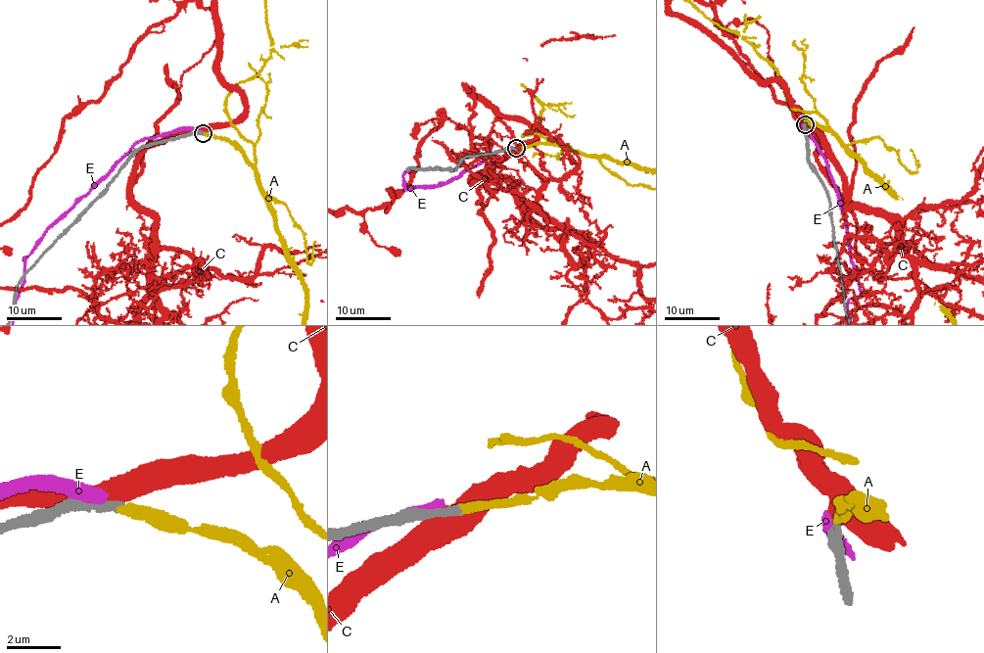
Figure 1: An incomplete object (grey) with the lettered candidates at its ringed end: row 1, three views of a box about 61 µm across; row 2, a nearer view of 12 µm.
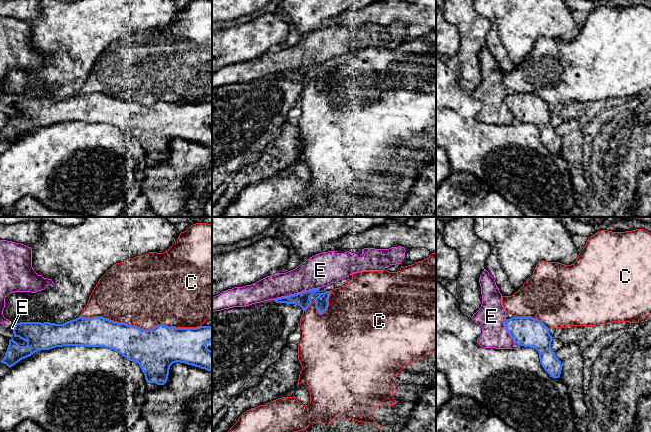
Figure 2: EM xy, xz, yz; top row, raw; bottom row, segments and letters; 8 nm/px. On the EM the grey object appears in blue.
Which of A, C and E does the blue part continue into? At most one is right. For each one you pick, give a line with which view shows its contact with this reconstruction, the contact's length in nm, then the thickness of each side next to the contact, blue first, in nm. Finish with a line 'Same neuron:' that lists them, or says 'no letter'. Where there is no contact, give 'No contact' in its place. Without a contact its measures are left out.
A: No contact
Same neuron: A

